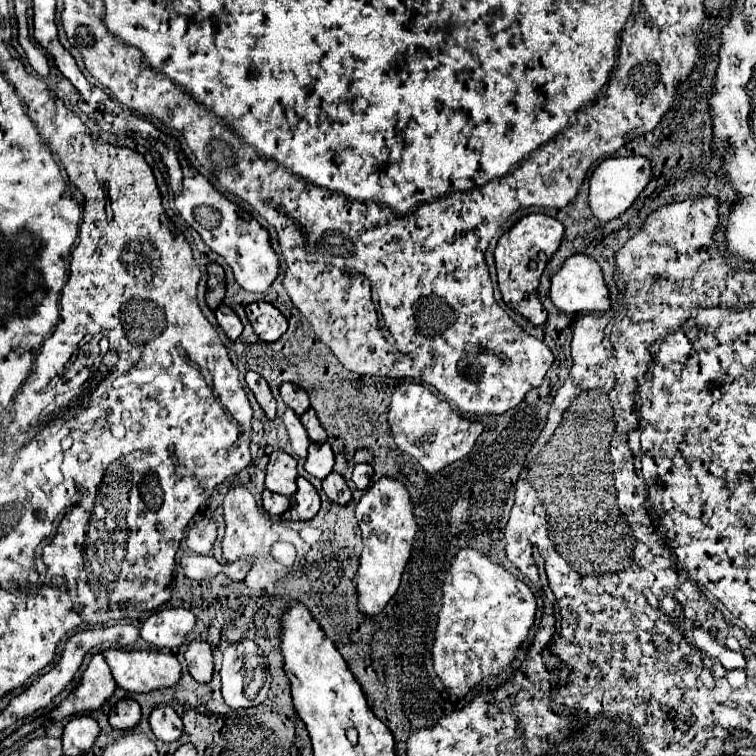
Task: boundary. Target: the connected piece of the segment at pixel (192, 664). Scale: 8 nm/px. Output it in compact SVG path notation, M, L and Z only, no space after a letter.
M192 641L186 651L186 661L188 661L188 671L196 681L208 683L212 679L214 661L212 661L212 649L208 643Z

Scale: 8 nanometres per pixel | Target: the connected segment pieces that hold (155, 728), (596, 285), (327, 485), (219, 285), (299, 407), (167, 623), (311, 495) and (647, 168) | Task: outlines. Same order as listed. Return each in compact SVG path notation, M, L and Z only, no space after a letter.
M160 705L152 711L150 727L152 727L152 733L156 735L156 739L160 739L164 743L176 741L182 735L182 729L184 729L176 711L172 707L166 707L166 705Z
M572 255L566 259L562 269L552 277L550 287L552 303L564 313L582 313L582 311L608 311L610 309L610 293L602 279L602 271L594 259L588 255Z
M330 473L324 481L322 481L322 489L324 493L328 495L328 499L332 503L338 503L338 505L346 505L352 501L352 491L346 483L346 479L338 473Z
M216 263L208 265L208 291L206 291L206 303L210 309L216 309L226 293L226 281L224 281L224 269Z
M282 383L280 385L280 397L290 409L294 409L296 415L302 415L310 407L308 393L302 387L294 385L294 383Z
M164 609L152 613L142 629L140 637L156 649L178 649L196 625L196 617L186 609Z
M298 477L298 491L290 497L290 509L282 515L282 519L308 521L318 513L318 509L320 509L318 491L304 477Z
M616 157L616 159L604 159L590 177L590 209L596 219L610 221L622 215L644 191L644 187L652 179L652 163L646 157Z

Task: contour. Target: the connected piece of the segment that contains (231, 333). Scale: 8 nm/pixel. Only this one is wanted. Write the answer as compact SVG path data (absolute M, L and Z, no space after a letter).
M220 305L214 313L216 313L216 319L218 319L218 325L224 329L228 339L236 341L238 335L242 333L242 323L240 323L238 315L228 305Z

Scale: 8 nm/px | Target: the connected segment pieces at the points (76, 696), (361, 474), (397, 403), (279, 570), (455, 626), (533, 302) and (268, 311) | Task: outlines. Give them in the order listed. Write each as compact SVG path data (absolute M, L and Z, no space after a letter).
M94 655L88 669L82 673L80 685L70 693L66 701L52 709L50 717L52 721L62 721L66 717L96 711L114 695L114 691L116 683L106 659L102 655Z
M362 463L362 465L358 465L358 467L354 467L354 473L352 473L352 481L354 481L354 485L358 487L358 489L368 489L368 485L372 483L372 475L374 475L374 469L370 467L370 465L366 465L366 463Z
M400 383L396 387L396 391L392 393L388 423L390 423L396 445L404 453L418 459L418 463L428 473L440 471L446 465L454 463L456 459L466 457L472 451L474 441L484 429L478 421L466 419L460 413L452 411L452 407L446 401L438 399L420 383Z
M232 487L226 497L224 497L224 519L226 519L226 533L222 539L222 551L224 551L224 559L228 563L234 563L238 559L246 559L252 567L246 575L246 585L252 589L264 589L270 583L278 581L280 577L284 577L290 569L280 565L272 555L270 549L276 541L294 541L294 533L286 527L274 525L268 517L264 517L262 513L258 513L256 501L252 497L252 493L244 487Z
M472 547L460 549L442 585L442 607L432 643L432 663L448 695L466 697L480 683L498 679L512 667L536 619L536 599L530 587L492 563L488 555Z
M532 213L522 217L508 233L504 233L498 239L498 245L494 249L498 289L502 293L502 299L512 311L524 315L532 325L546 323L546 309L538 299L538 283L544 269L544 267L538 267L538 253L546 253L546 257L550 259L560 247L562 237L564 237L564 227L558 219L542 213Z
M256 301L256 303L250 303L246 307L246 315L248 315L248 321L250 325L254 327L256 335L262 339L262 341L276 341L280 339L286 329L288 329L288 321L286 317L276 309L272 307L270 303L266 301Z

